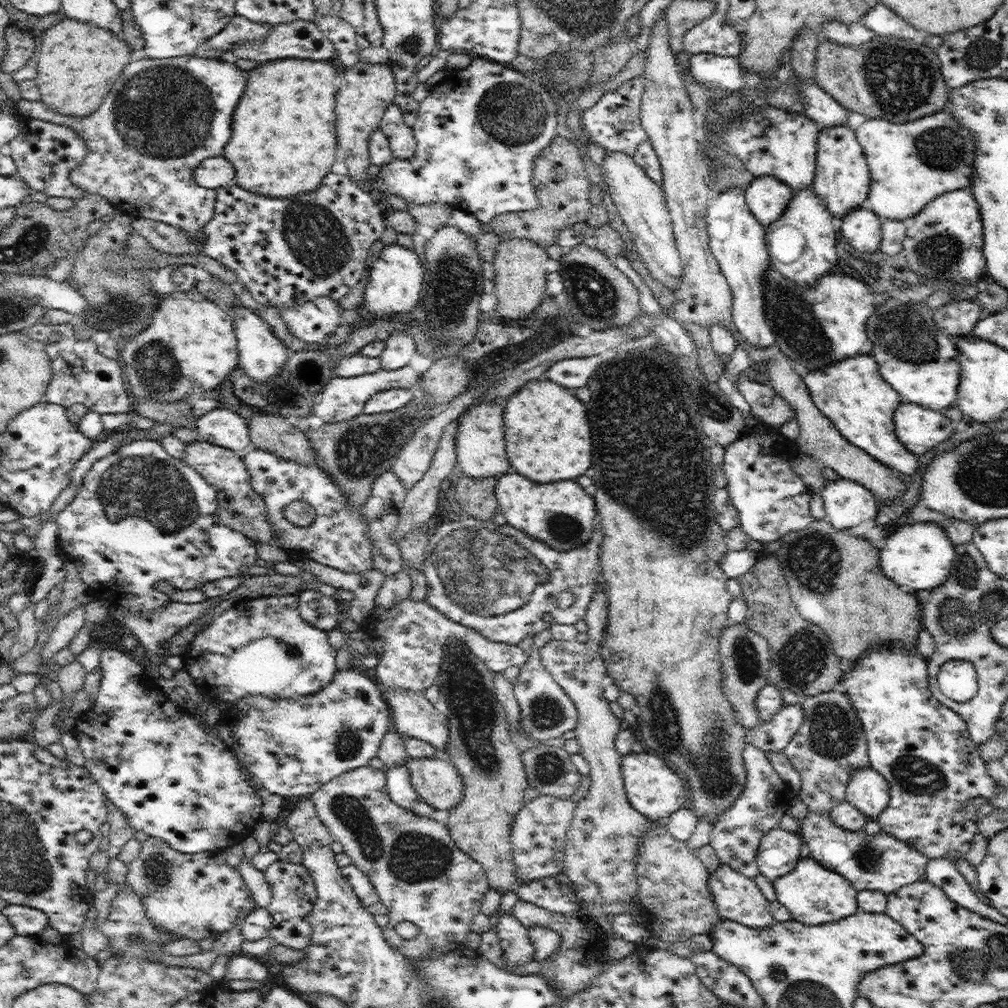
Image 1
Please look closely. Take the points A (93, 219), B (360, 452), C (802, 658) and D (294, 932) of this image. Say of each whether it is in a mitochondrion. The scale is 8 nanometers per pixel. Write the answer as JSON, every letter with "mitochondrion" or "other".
{"A":"other","B":"mitochondrion","C":"mitochondrion","D":"other"}

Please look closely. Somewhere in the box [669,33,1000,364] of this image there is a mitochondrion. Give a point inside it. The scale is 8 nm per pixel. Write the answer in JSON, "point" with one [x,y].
{"point":[900,80]}

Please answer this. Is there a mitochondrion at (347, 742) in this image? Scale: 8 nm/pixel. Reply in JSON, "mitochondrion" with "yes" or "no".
{"mitochondrion":"yes"}

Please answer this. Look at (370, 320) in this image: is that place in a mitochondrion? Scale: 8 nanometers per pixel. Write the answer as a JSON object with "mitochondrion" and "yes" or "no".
{"mitochondrion":"no"}

